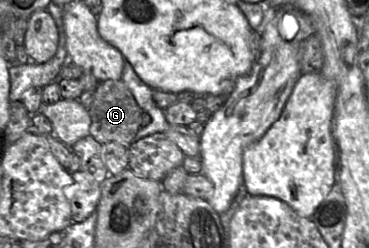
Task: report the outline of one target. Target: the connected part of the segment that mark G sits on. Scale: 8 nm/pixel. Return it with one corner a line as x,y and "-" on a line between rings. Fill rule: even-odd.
122,79
100,81
88,111
91,117
90,134
100,144
117,142
126,147
135,141
135,136
141,129
144,112

